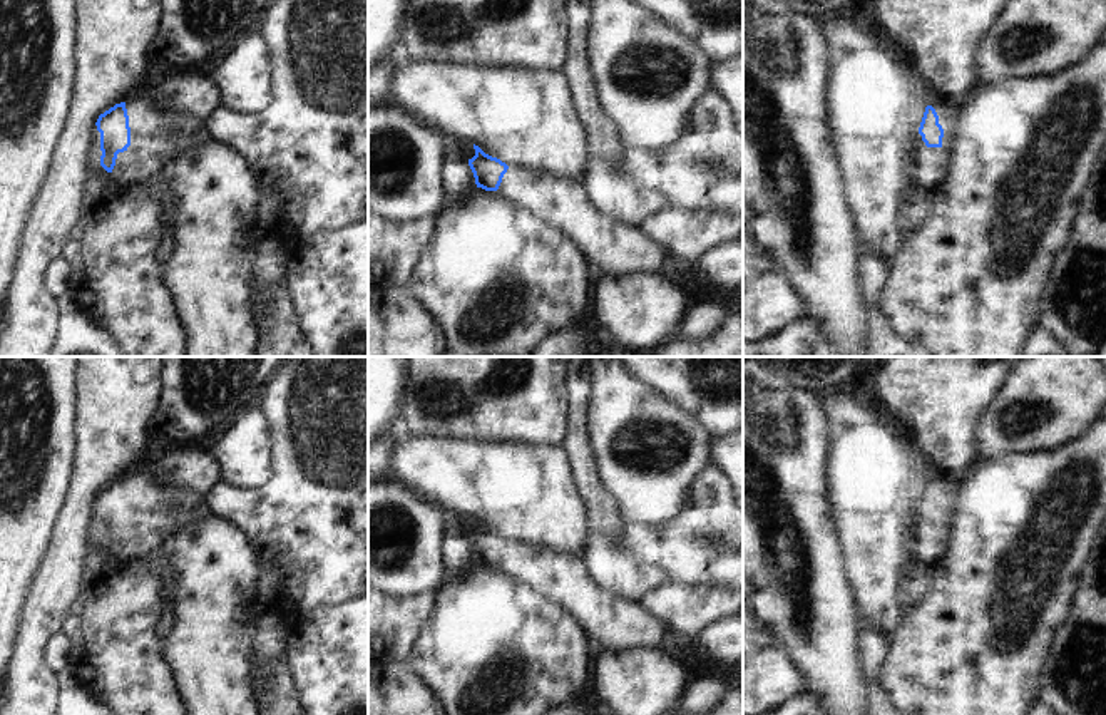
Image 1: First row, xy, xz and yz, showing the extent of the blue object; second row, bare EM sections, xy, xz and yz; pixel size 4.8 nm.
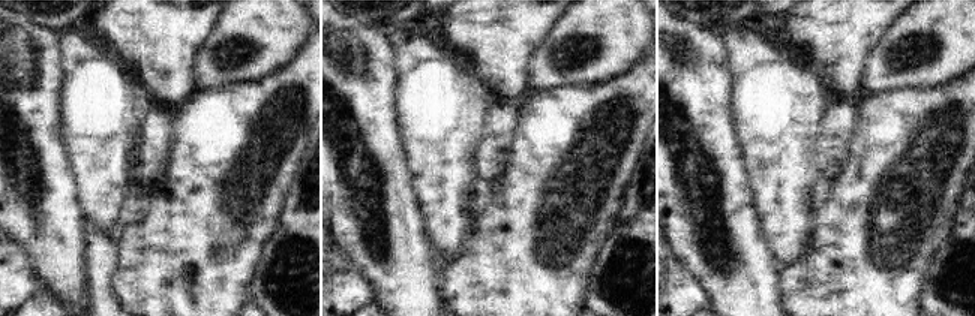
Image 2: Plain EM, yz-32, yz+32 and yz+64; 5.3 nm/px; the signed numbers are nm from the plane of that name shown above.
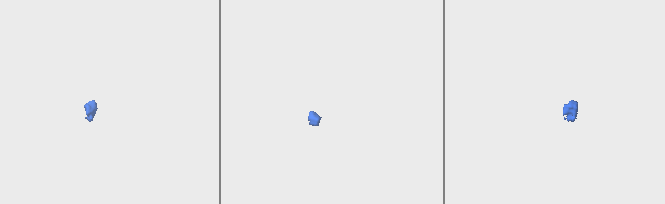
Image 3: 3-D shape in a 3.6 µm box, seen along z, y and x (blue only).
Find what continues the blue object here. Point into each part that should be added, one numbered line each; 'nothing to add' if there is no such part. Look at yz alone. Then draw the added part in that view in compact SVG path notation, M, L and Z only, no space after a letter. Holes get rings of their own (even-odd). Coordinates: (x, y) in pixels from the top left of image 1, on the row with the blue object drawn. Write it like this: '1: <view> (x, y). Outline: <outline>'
1: yz (947, 111). Outline: M932 99L930 105L935 109L939 116L939 124L942 126L944 132L954 134L960 105L952 100L935 100L935 99Z

